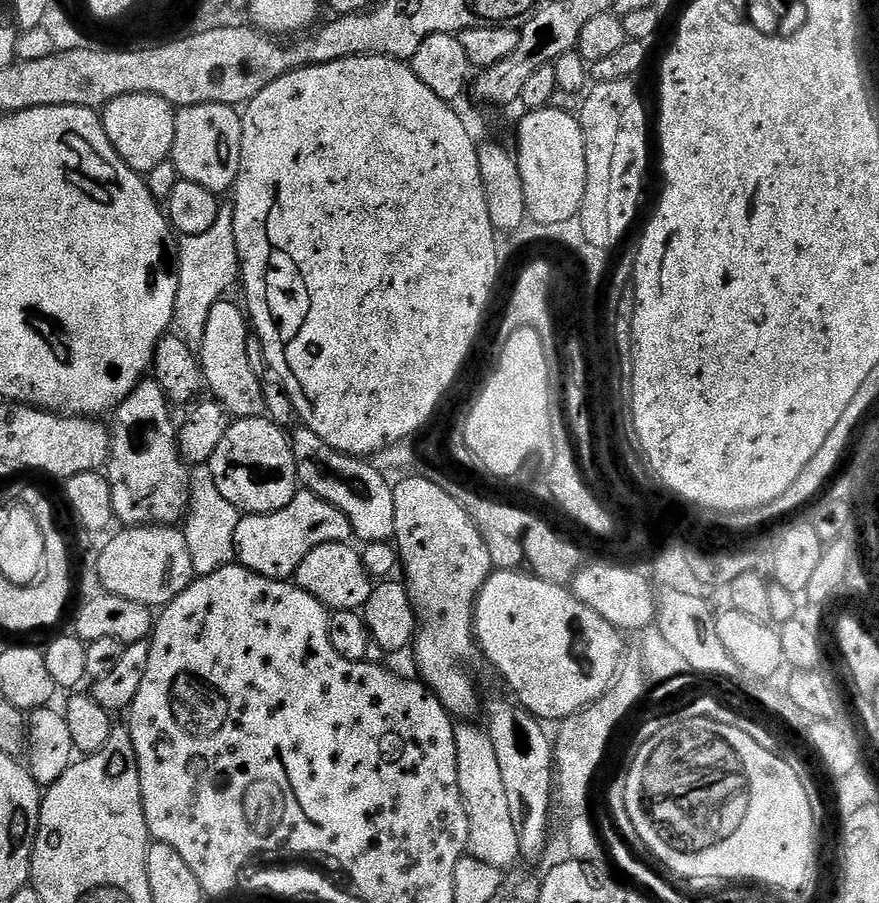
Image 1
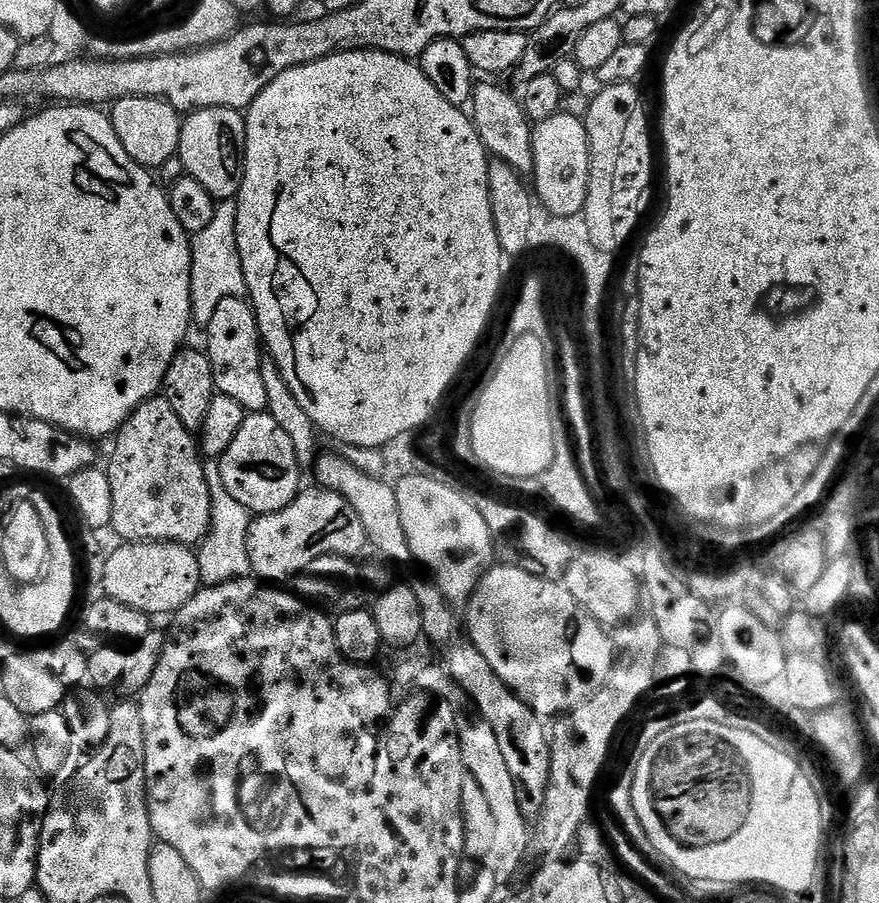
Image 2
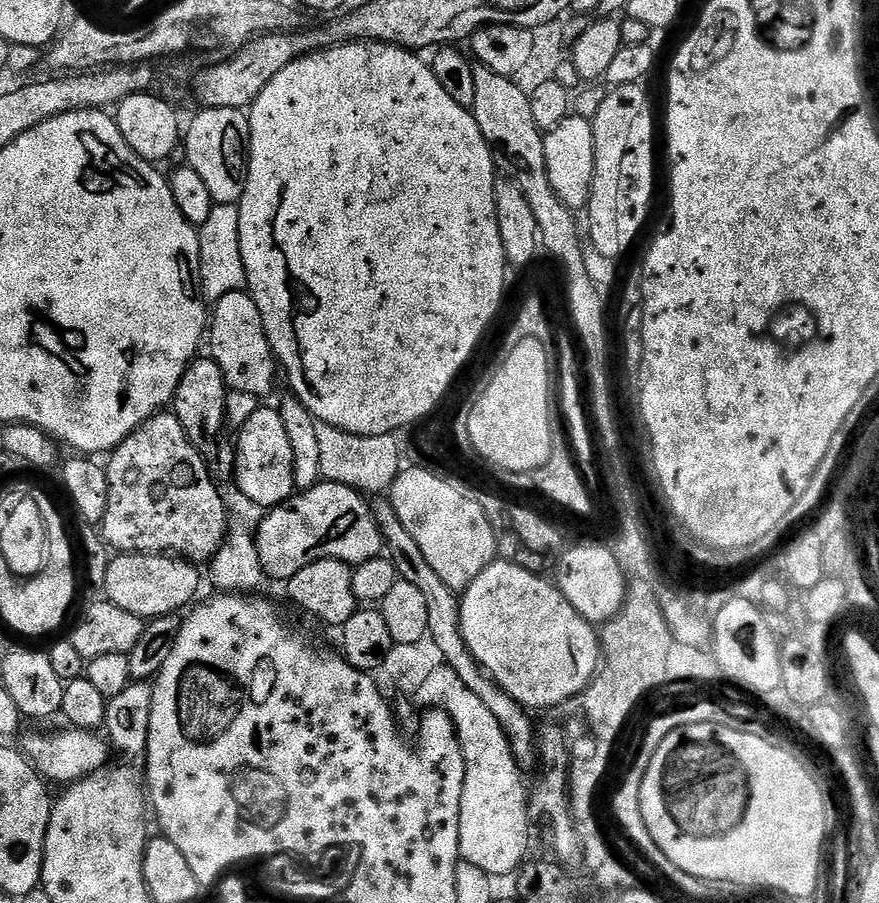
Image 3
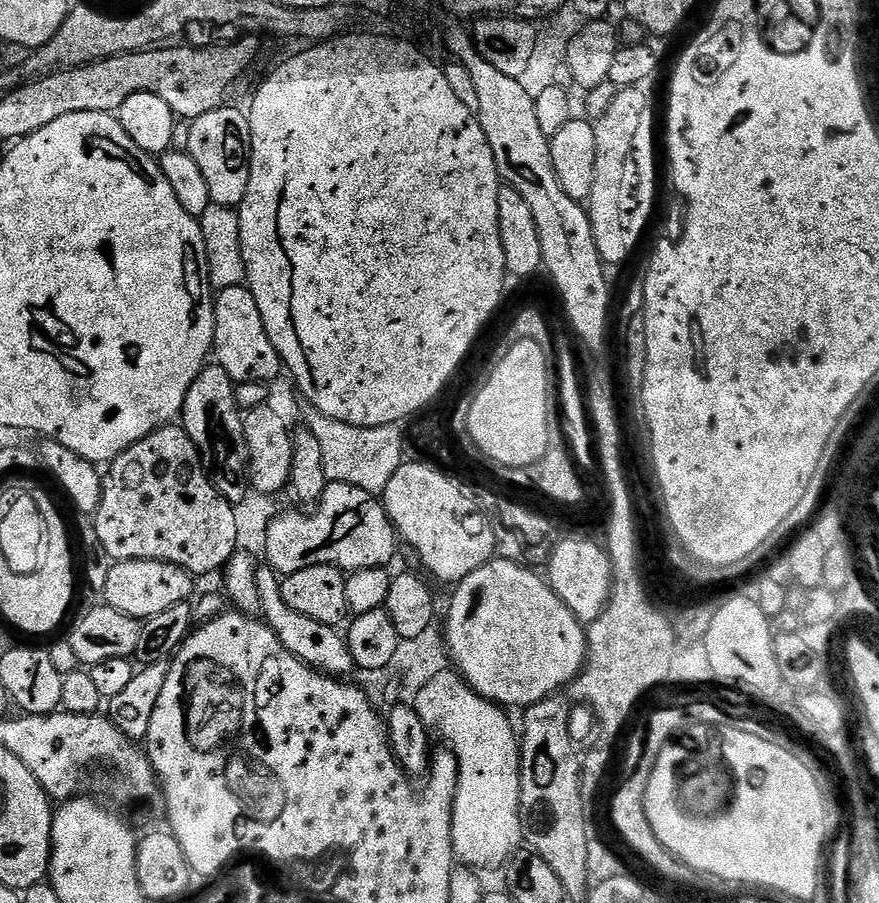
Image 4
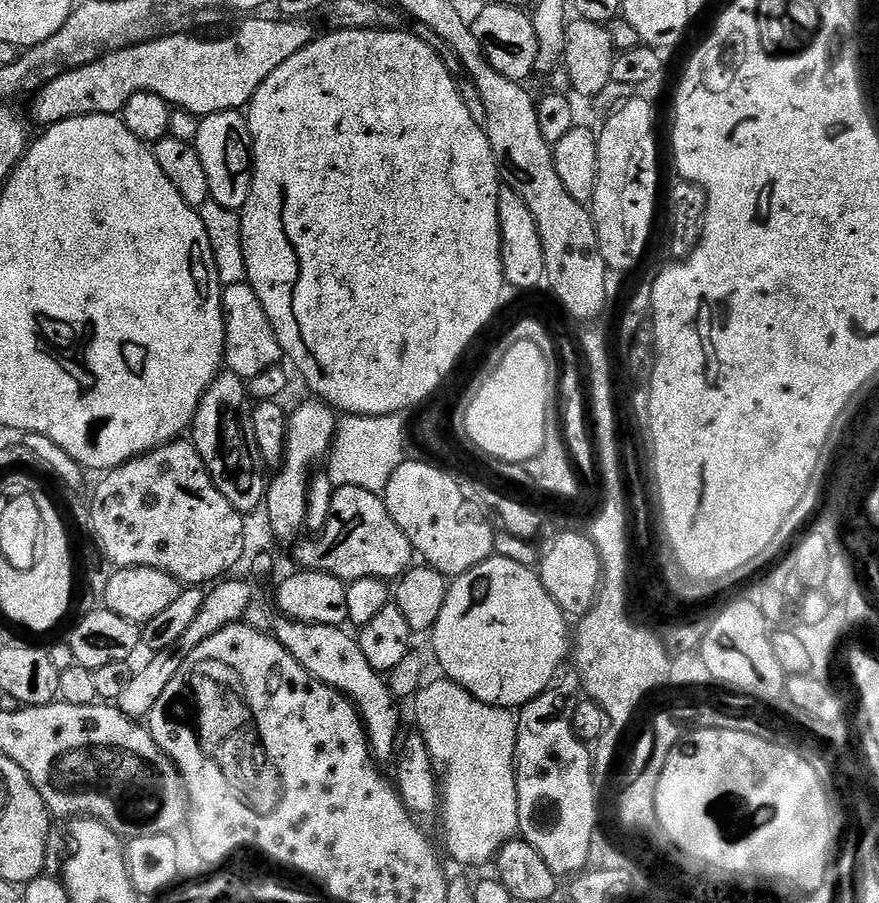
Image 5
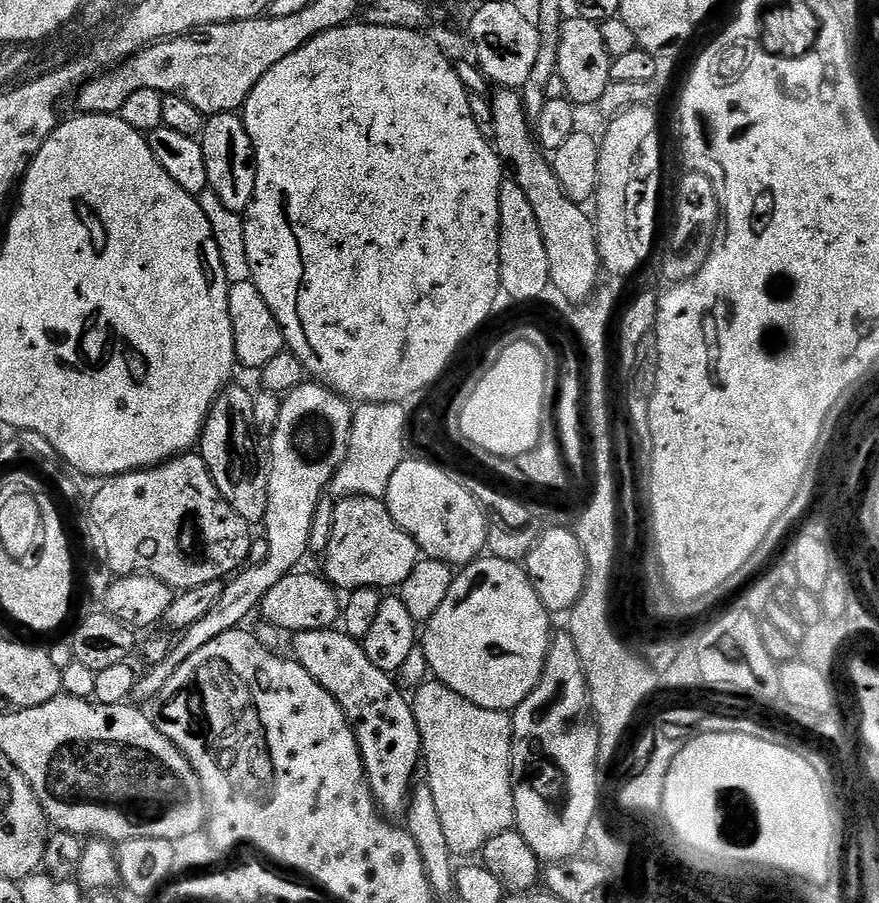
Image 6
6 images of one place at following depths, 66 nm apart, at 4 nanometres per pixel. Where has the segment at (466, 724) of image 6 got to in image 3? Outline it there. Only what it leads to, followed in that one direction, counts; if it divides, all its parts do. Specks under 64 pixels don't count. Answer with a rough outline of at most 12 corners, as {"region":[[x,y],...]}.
{"region":[[447,666],[414,700],[454,722],[460,858],[511,877],[528,792],[498,718]]}

